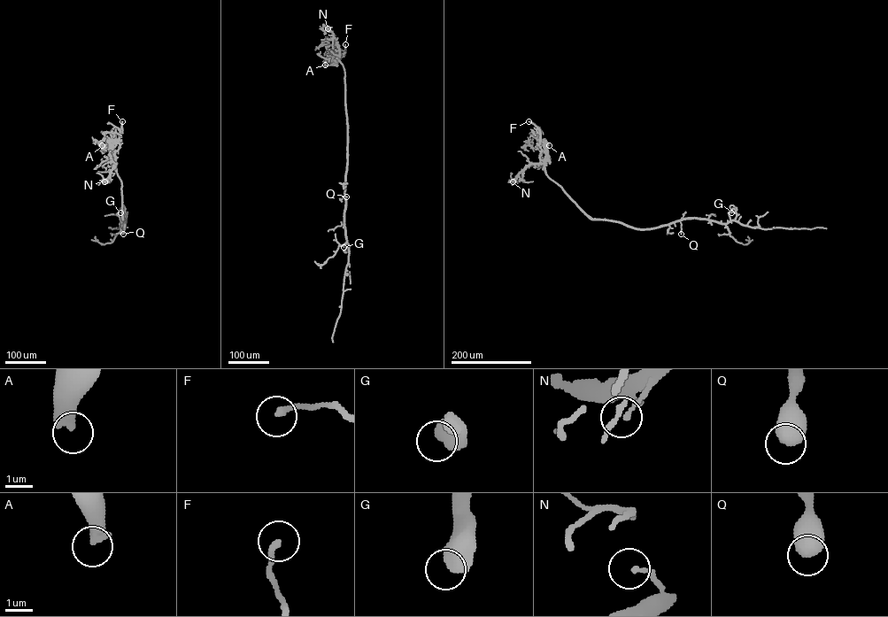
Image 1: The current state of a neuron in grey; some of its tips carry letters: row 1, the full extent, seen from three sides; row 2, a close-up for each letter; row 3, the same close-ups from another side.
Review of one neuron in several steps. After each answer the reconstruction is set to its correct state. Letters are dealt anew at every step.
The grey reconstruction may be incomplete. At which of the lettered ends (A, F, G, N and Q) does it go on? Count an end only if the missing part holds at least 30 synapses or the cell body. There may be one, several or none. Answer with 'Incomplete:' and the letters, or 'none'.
Incomplete: A

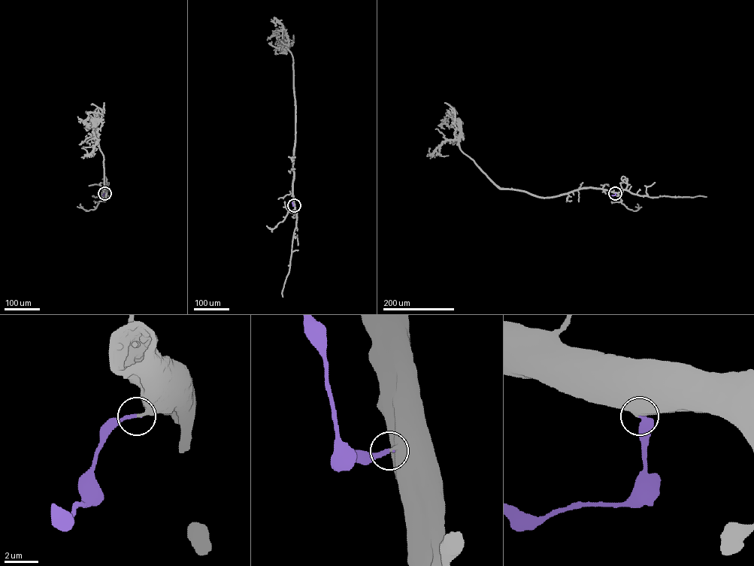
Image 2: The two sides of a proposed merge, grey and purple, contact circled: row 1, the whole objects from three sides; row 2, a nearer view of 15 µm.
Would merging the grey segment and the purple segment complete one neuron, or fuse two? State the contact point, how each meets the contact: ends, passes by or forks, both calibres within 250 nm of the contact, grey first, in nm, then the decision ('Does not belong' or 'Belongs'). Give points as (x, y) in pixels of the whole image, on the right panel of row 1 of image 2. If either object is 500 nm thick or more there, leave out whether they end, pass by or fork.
Place: (615, 193). At the ring grey ends. At the ring purple ends. Thickness 280 nm (grey) against 200 nm. Belongs

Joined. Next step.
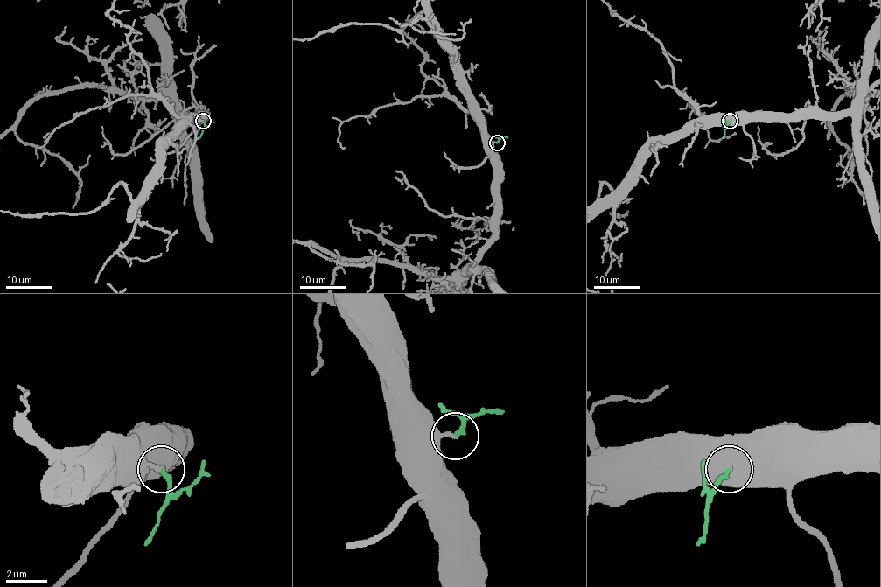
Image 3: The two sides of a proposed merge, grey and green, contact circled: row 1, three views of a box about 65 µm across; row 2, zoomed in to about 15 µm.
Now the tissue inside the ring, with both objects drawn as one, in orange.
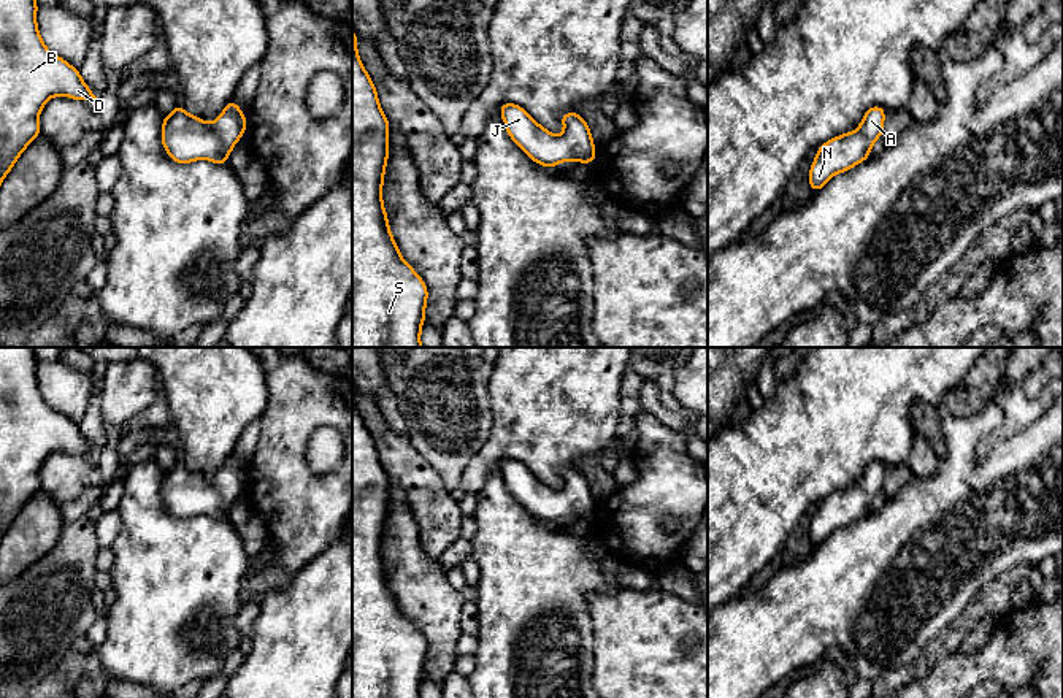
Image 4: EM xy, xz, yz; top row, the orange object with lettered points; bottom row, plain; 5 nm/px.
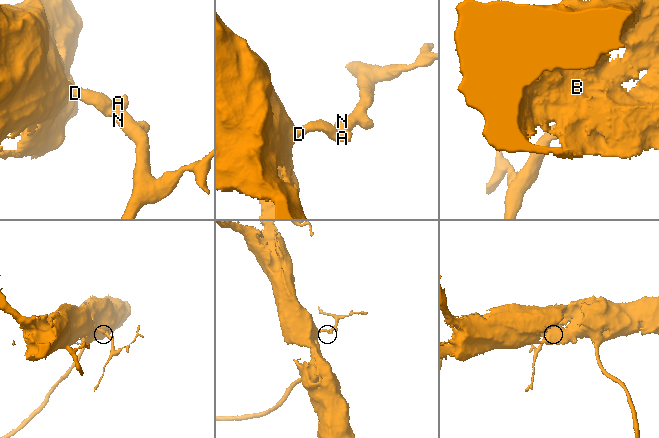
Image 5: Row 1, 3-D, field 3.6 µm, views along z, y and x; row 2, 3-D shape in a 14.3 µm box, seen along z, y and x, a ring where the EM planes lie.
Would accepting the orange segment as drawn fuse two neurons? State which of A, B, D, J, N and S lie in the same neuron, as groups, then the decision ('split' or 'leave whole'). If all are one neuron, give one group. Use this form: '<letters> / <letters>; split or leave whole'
A B D J N S; leave whole

